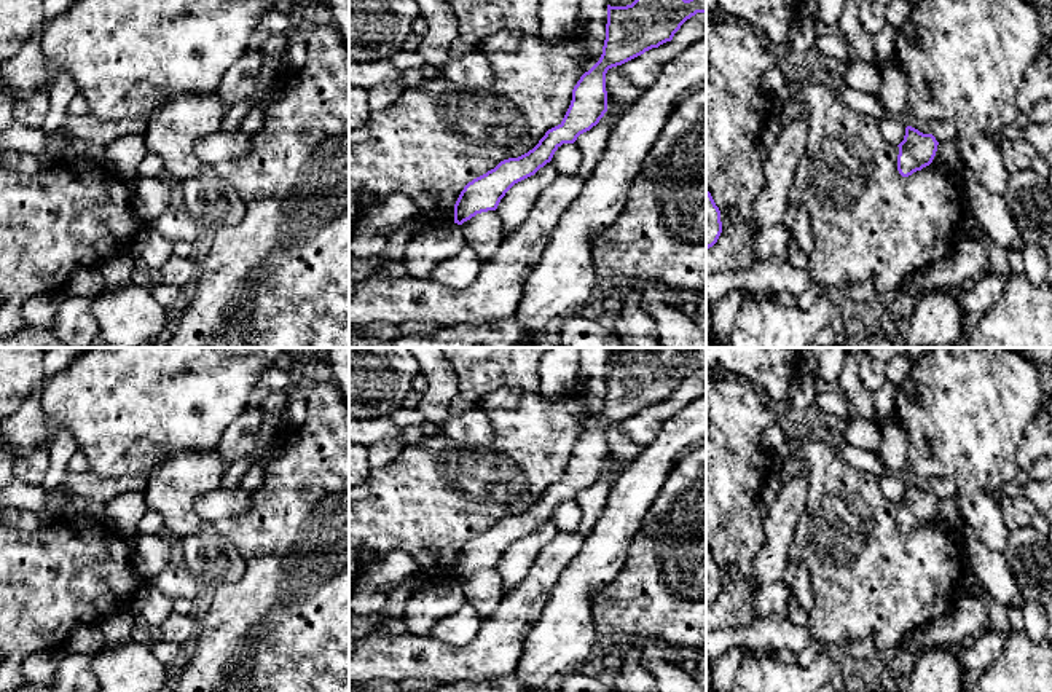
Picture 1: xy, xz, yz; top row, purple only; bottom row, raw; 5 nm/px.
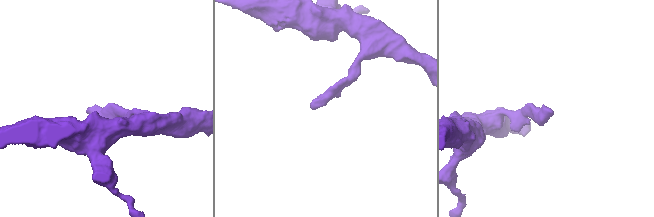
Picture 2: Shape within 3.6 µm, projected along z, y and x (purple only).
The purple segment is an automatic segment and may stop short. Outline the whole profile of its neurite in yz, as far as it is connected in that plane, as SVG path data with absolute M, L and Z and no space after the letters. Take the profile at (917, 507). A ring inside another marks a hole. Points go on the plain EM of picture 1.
M907 483L904 497L897 502L897 528L902 534L909 534L917 528L929 523L936 513L939 499L932 491L923 491Z

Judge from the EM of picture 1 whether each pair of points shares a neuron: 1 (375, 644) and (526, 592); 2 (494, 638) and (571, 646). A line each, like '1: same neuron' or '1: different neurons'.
1: same neuron
2: different neurons

